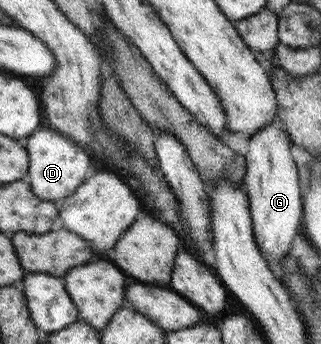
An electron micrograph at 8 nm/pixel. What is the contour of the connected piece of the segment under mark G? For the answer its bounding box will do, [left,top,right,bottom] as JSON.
[241,125,302,268]

